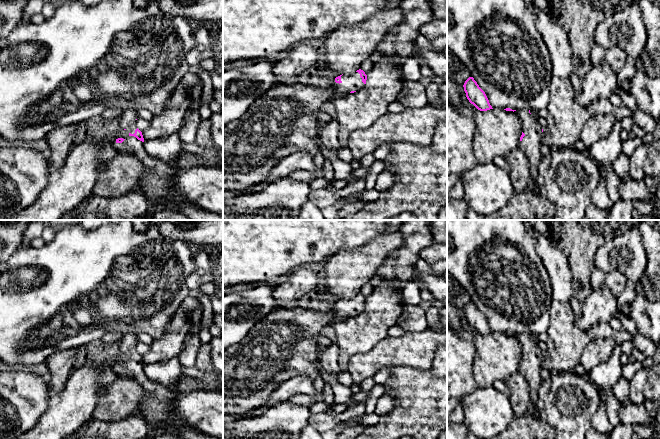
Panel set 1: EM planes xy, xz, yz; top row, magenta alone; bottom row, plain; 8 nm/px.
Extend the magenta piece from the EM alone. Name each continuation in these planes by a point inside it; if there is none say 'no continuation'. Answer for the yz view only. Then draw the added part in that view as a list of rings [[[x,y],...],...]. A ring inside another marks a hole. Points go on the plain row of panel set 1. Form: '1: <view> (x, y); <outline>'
1: yz (531, 368); [[[529,334],[514,335],[522,347],[522,354],[525,360],[520,365],[518,372],[527,381],[531,391],[531,414],[538,416],[537,394],[541,386],[541,372],[543,369],[542,349],[539,344],[529,337]]]

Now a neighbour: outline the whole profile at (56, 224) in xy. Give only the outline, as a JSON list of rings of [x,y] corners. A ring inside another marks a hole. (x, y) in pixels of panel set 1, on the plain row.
[[[41,220],[44,225],[51,226],[52,228],[59,230],[65,226],[80,224],[81,220]]]

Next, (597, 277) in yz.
[[[594,267],[591,273],[590,282],[591,282],[591,289],[596,290],[601,287],[601,285],[604,283],[605,274],[600,269]]]

